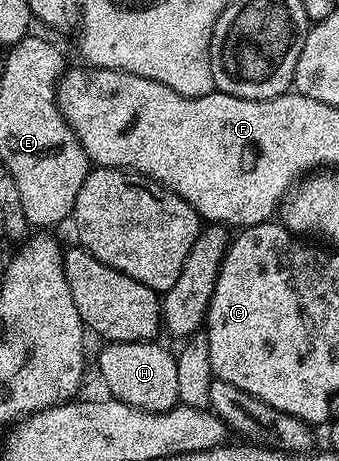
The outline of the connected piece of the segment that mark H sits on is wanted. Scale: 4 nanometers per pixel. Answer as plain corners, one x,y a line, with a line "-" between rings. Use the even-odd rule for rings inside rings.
158,341
106,343
99,354
99,374
107,385
106,393
118,402
154,414
180,405
175,354
159,345

